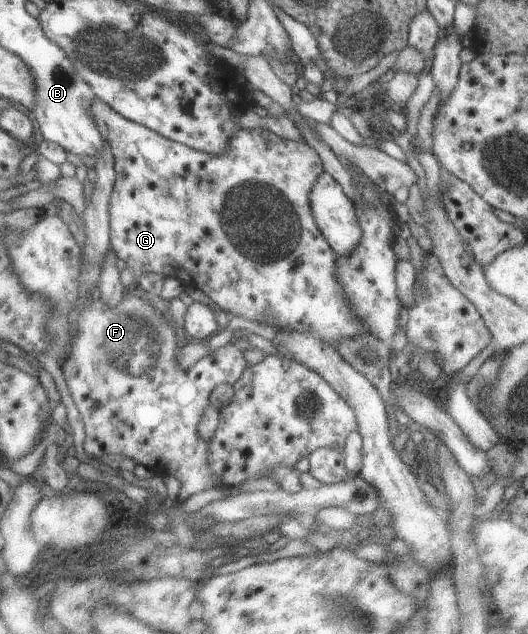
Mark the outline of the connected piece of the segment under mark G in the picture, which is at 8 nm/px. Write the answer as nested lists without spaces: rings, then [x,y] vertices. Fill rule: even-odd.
[[[99,98],[92,99],[88,111],[92,113],[101,137],[108,139],[114,157],[116,175],[114,175],[114,185],[112,185],[112,192],[108,199],[110,243],[119,263],[133,269],[136,279],[144,273],[156,273],[176,278],[182,281],[185,287],[192,286],[215,302],[222,309],[224,321],[235,316],[243,316],[248,321],[257,321],[276,329],[278,327],[290,329],[290,331],[294,329],[298,333],[304,331],[304,333],[318,337],[324,345],[330,345],[334,349],[338,349],[338,343],[342,339],[356,339],[360,335],[374,336],[374,333],[370,333],[358,321],[356,315],[352,315],[348,299],[346,299],[346,291],[342,289],[340,281],[336,281],[336,252],[332,251],[332,247],[328,245],[328,241],[320,232],[312,214],[310,191],[312,191],[314,181],[318,179],[318,175],[323,173],[324,169],[318,153],[311,146],[302,143],[302,141],[282,139],[282,137],[278,137],[268,130],[264,131],[264,129],[256,127],[256,129],[238,131],[236,137],[232,137],[232,149],[228,153],[208,155],[208,153],[202,153],[202,151],[196,151],[196,149],[190,149],[186,145],[170,141],[170,139],[158,135],[156,131],[144,127],[144,125],[138,125],[130,119],[120,117],[120,113],[116,113],[110,105],[106,105]]]

